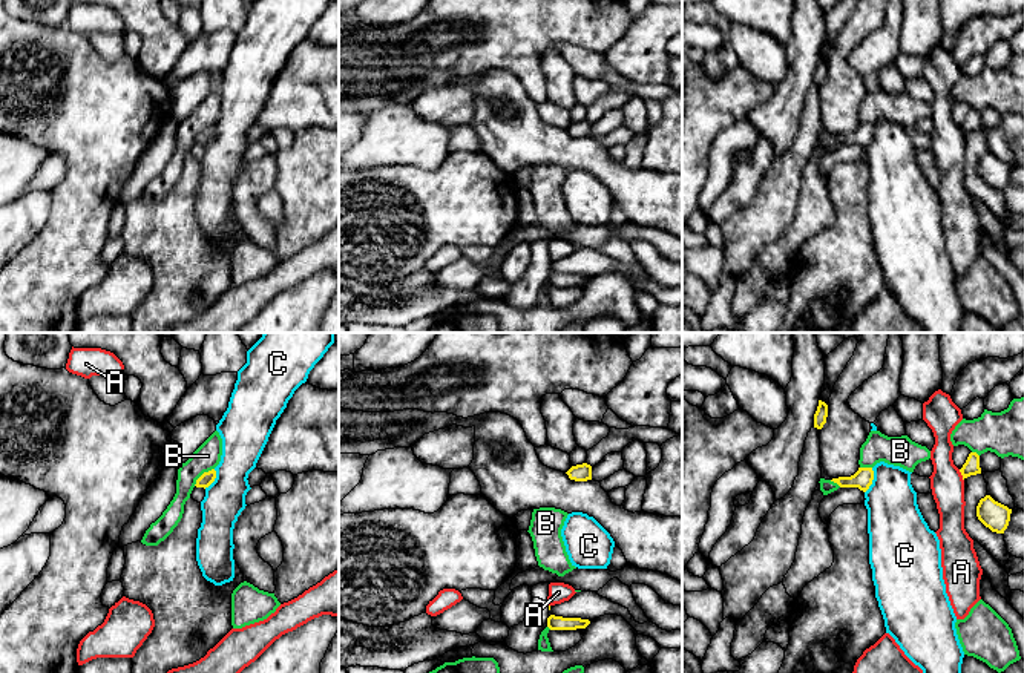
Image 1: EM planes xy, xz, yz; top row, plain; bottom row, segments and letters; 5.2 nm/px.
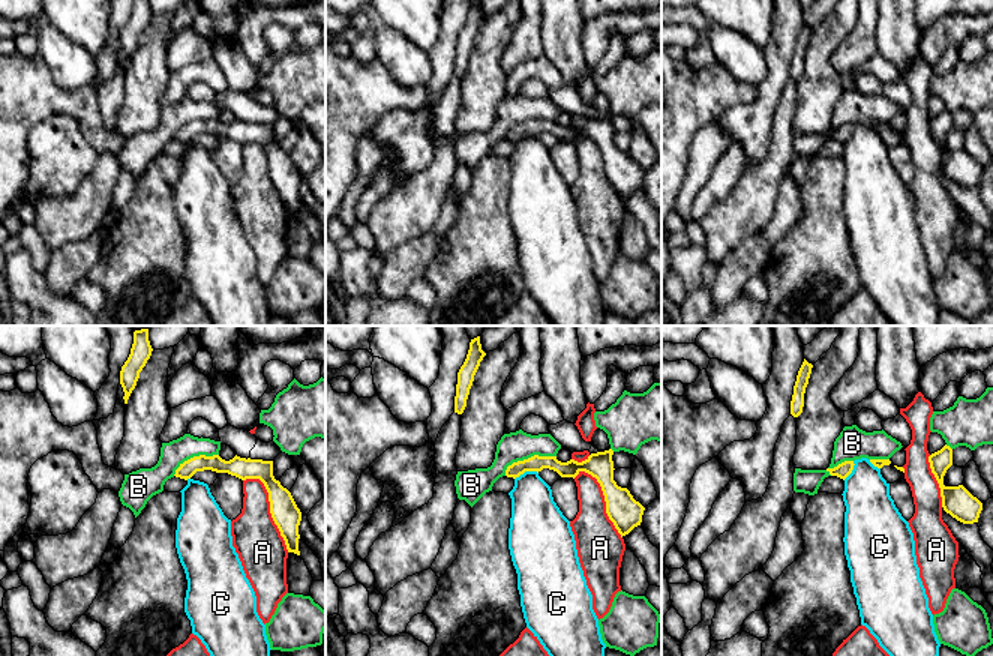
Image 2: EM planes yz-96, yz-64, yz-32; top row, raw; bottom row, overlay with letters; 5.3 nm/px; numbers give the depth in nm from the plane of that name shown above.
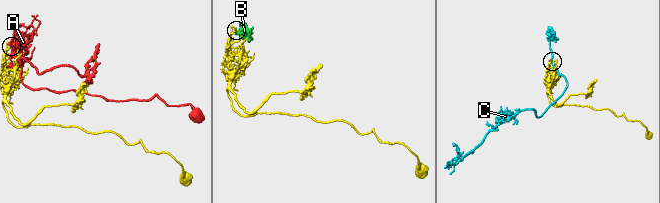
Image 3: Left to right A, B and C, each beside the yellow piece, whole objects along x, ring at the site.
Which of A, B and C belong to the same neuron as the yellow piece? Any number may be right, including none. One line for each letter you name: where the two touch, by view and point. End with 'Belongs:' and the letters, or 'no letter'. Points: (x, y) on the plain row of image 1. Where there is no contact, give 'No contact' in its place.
Belongs: no letter

